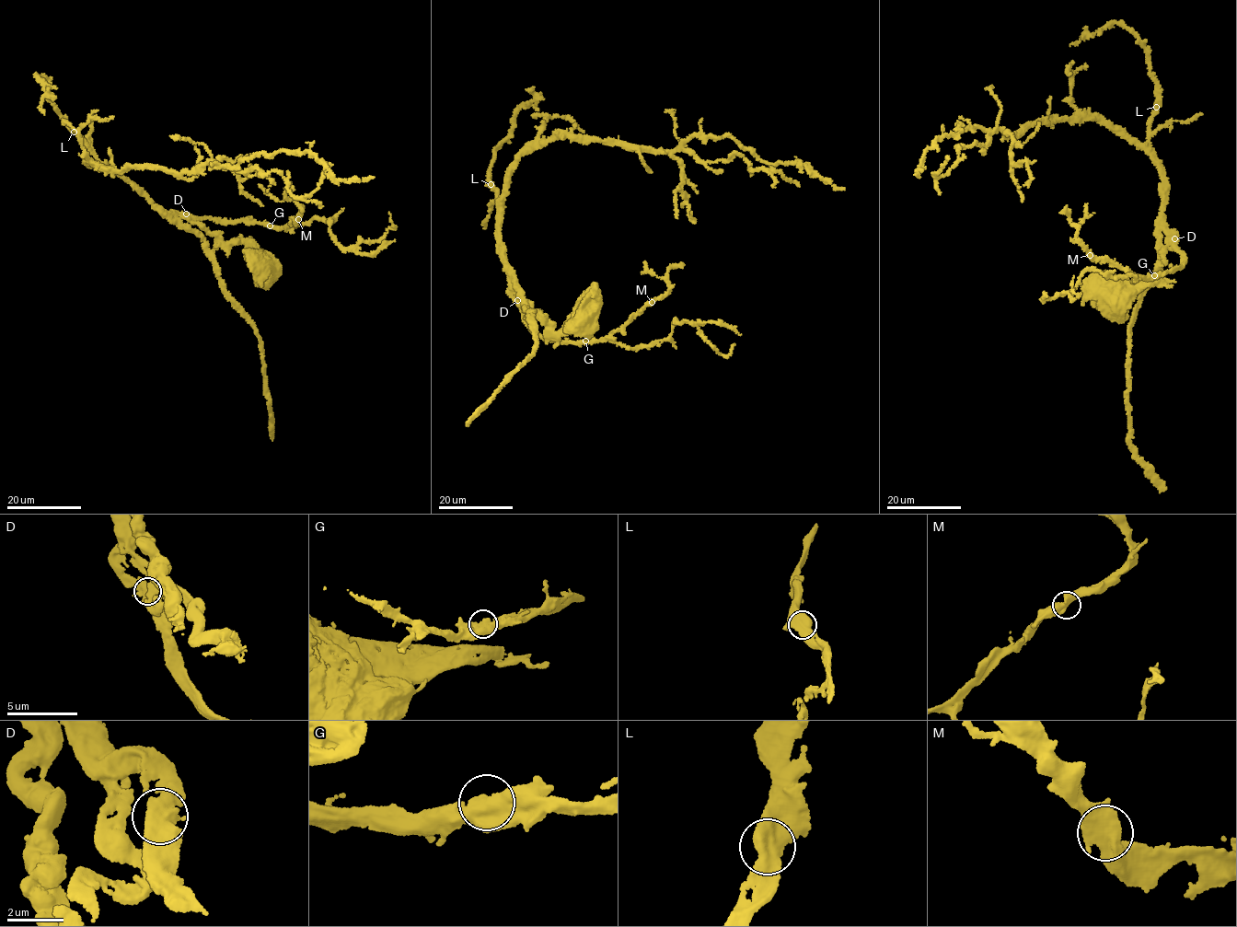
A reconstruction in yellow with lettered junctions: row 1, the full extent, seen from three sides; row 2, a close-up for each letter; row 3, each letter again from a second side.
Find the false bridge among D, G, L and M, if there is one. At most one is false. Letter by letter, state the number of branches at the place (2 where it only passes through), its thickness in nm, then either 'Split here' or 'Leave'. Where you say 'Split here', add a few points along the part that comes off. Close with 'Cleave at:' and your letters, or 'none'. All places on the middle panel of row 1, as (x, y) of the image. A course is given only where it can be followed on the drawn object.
D: Branches: 2. Thickness 600 nm. Leave
G: Branches: 2. Thickness 600 nm. Leave
L: Branches: 2. Thickness 550 nm. Leave
M: Branches: 2. Thickness 600 nm. Leave
Cleave at: none

